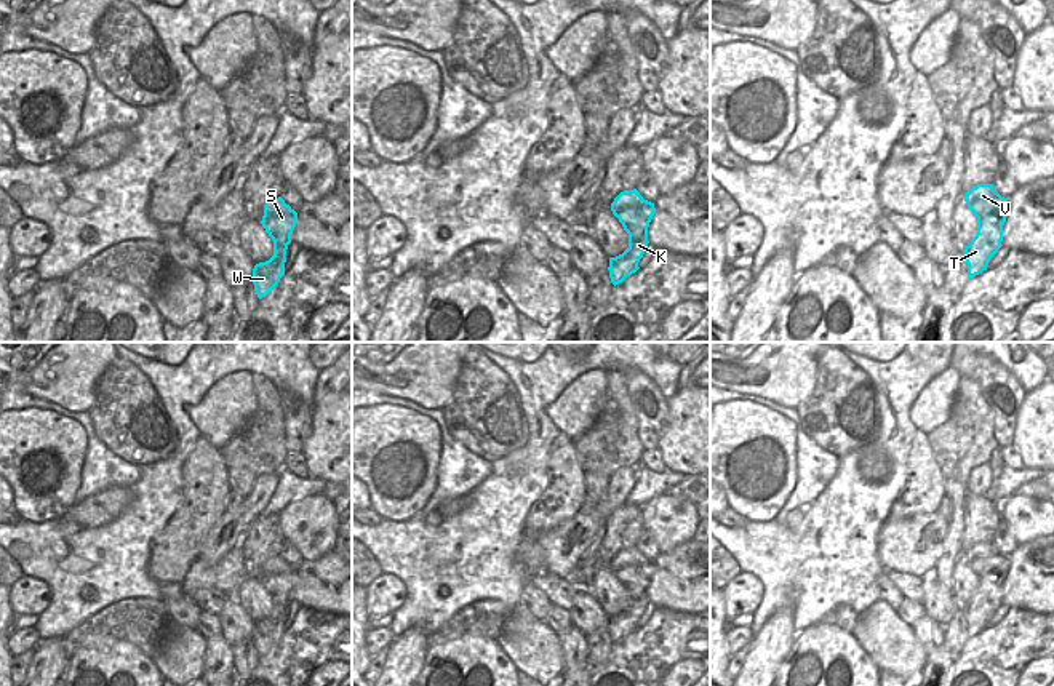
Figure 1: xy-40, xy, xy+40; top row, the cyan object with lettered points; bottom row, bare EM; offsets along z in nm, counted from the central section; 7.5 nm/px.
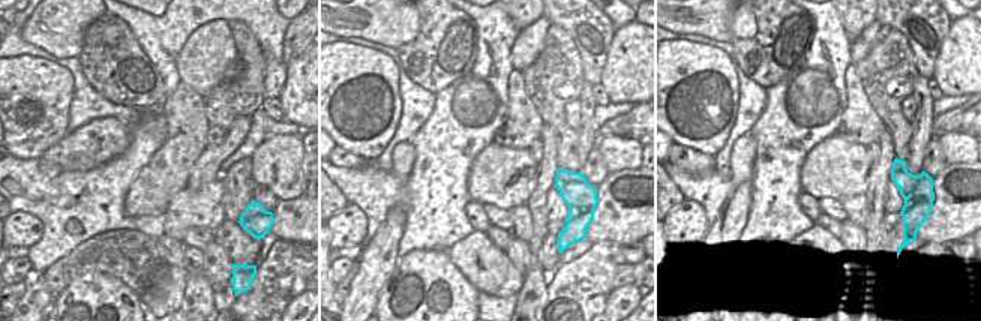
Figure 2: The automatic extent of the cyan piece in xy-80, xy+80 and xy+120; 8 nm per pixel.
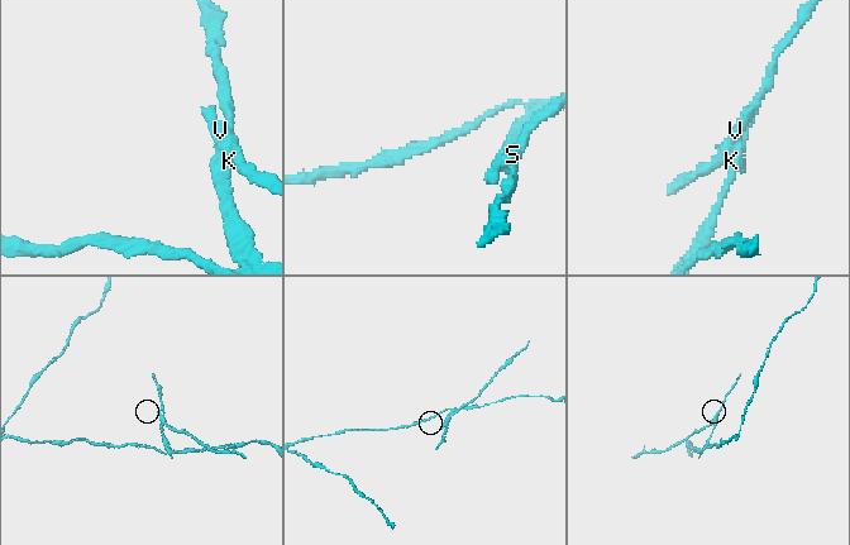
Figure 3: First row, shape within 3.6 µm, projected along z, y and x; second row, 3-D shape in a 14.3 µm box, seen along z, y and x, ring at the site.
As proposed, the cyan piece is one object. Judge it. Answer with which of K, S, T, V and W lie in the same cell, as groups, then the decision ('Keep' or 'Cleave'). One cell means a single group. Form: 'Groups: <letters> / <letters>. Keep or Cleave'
Groups: K T W / S V. Cleave.

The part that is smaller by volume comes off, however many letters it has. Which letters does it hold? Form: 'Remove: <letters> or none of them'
Remove: S, V

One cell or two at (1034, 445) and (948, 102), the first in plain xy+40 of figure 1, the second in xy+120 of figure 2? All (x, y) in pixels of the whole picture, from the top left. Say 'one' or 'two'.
two

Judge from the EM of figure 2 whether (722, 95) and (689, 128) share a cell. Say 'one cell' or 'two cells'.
one cell

